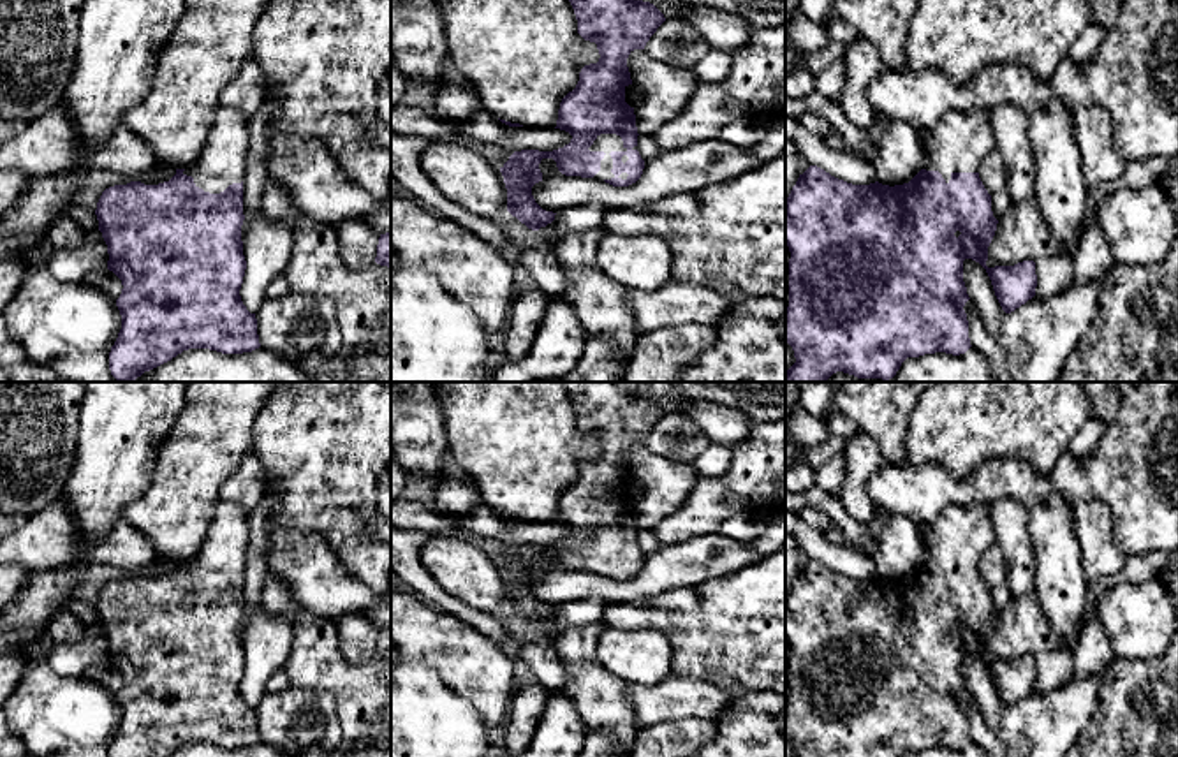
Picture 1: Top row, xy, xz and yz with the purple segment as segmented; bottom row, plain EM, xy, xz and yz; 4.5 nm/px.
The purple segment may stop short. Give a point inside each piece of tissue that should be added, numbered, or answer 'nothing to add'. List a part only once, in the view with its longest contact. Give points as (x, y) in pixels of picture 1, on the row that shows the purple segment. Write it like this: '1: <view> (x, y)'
1: xz (606, 143)

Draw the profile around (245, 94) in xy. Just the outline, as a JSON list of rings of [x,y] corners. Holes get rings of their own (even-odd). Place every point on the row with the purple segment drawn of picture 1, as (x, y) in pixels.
[[[248,58],[220,93],[220,106],[243,113],[248,120],[264,106],[266,79],[254,58]]]

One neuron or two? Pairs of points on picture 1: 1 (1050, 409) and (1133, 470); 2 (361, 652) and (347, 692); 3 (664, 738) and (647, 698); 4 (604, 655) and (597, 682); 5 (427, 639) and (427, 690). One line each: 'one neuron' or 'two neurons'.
1: two neurons
2: two neurons
3: two neurons
4: two neurons
5: two neurons

